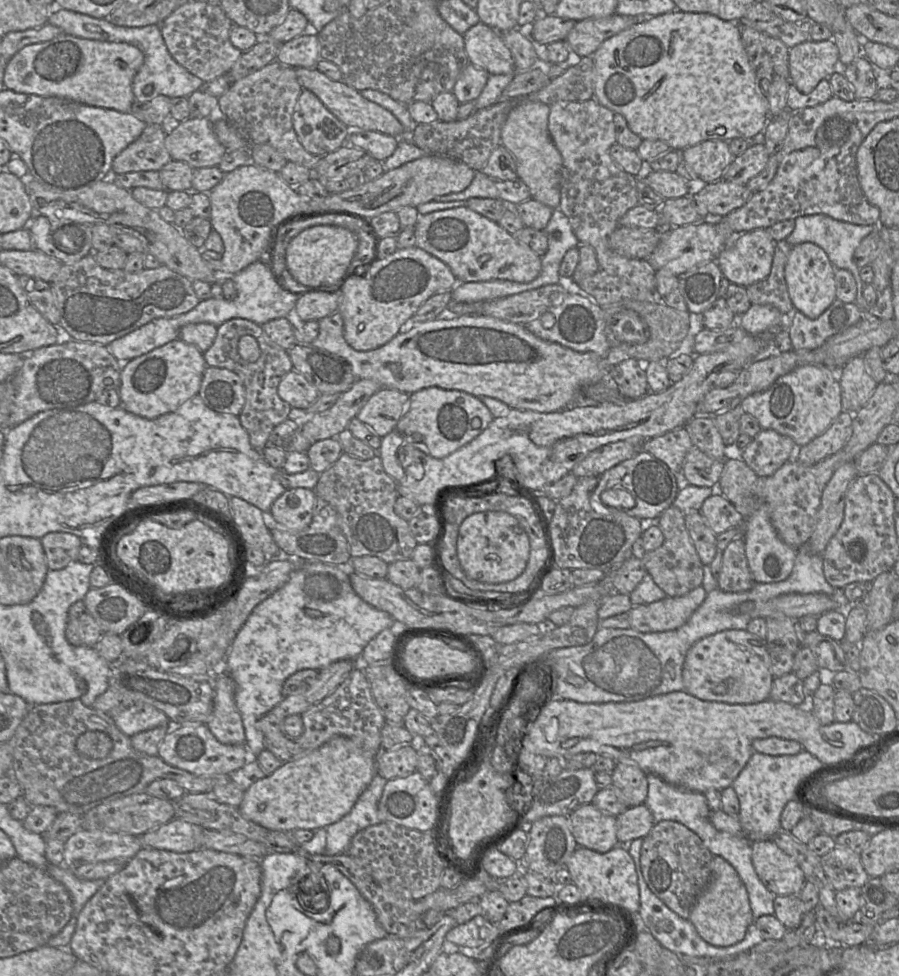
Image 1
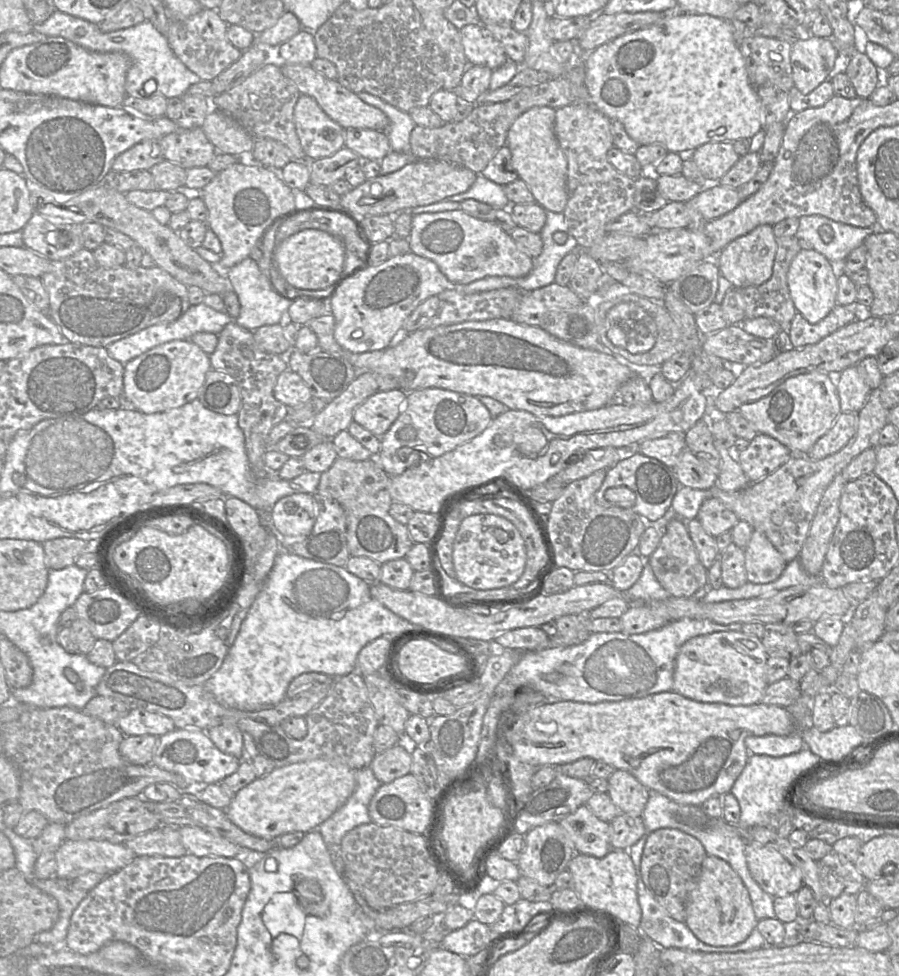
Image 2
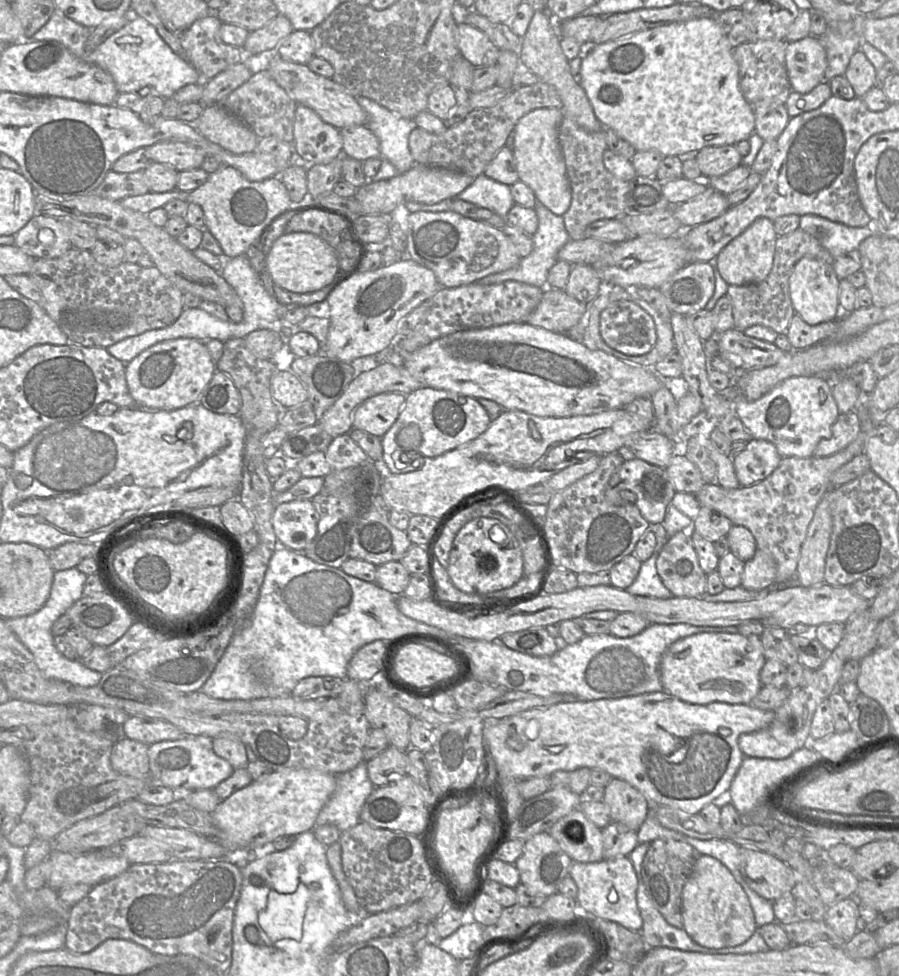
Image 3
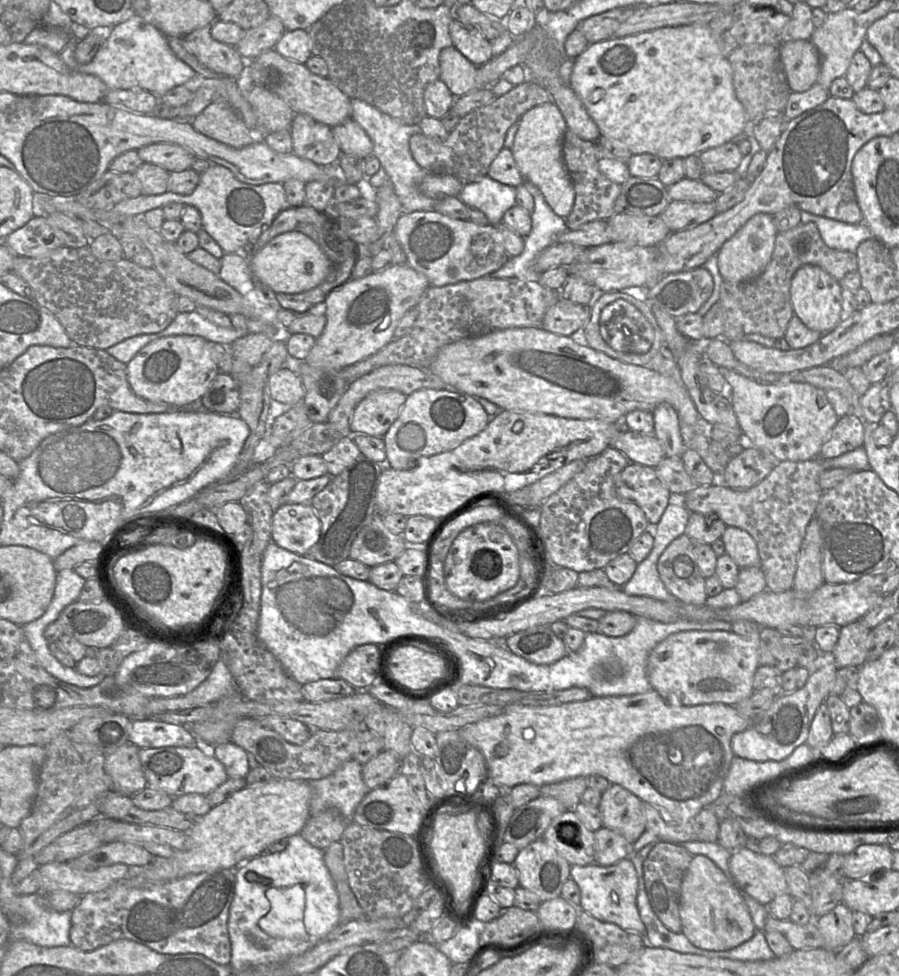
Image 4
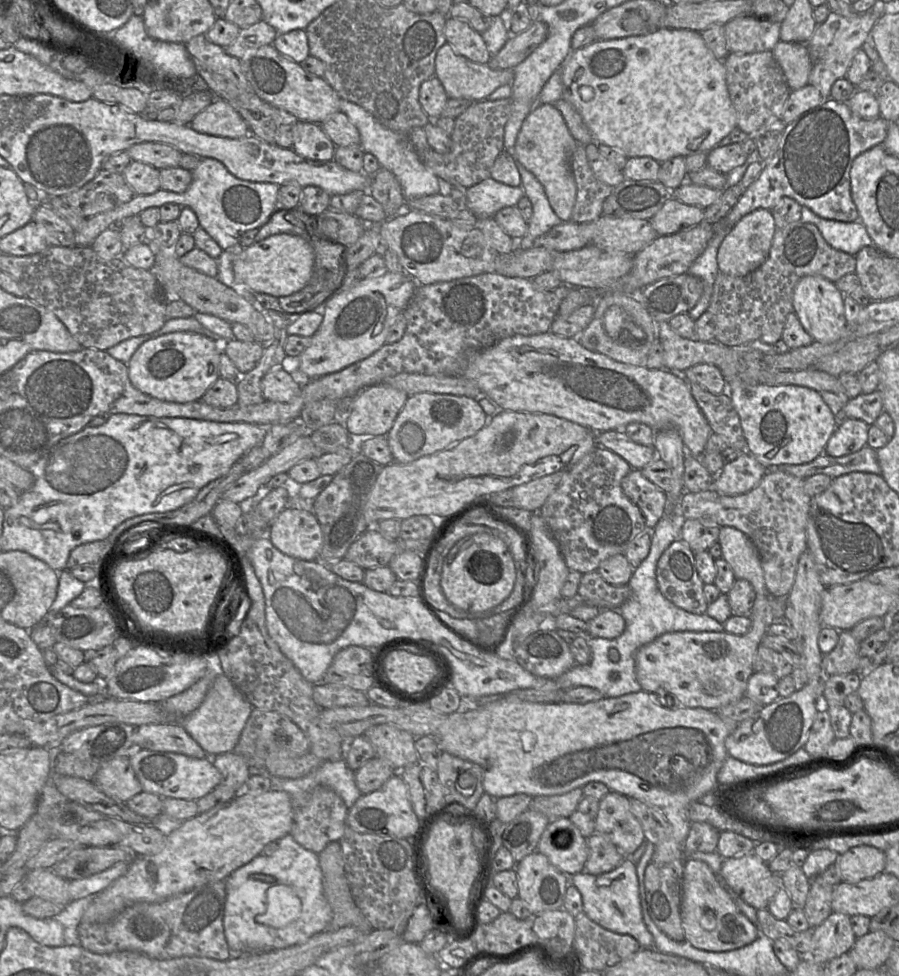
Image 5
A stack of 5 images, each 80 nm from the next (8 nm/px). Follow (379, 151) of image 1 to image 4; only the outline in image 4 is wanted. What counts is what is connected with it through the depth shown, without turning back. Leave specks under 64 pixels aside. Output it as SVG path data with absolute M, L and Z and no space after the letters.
M347 119L343 123L333 126L332 132L342 153L360 158L373 154L373 142L356 121Z

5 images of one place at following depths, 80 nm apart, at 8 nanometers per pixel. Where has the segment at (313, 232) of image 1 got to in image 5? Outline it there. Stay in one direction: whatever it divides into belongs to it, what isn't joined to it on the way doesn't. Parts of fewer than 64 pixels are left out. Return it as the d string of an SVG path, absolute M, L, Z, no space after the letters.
M275 234L247 248L238 247L233 262L234 277L254 293L284 297L302 290L311 280L315 251L309 241L298 235Z

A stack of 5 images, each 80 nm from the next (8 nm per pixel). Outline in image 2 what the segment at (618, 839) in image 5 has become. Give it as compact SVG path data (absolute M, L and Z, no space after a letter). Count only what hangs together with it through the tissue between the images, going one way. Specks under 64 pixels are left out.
M616 769L608 778L608 794L621 813L642 816L649 790L631 773Z

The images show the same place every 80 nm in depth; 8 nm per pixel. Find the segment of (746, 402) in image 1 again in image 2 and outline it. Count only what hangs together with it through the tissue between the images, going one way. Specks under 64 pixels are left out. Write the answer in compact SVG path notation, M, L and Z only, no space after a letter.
M818 371L790 377L767 396L741 405L739 411L758 433L777 439L792 451L792 455L806 455L842 412L834 378Z

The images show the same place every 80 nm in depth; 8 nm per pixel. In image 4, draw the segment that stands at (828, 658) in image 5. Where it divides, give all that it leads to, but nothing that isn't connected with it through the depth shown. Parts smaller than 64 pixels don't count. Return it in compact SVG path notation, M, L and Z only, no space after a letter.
M860 619L840 628L838 642L829 655L837 669L847 666L861 667L867 661L870 631Z

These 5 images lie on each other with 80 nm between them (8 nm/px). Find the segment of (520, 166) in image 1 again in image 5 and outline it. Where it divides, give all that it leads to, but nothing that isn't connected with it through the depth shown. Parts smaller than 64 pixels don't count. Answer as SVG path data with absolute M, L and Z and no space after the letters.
M540 103L523 121L512 150L515 160L543 185L552 209L563 222L571 220L576 202L577 186L570 162L577 144L555 105Z

